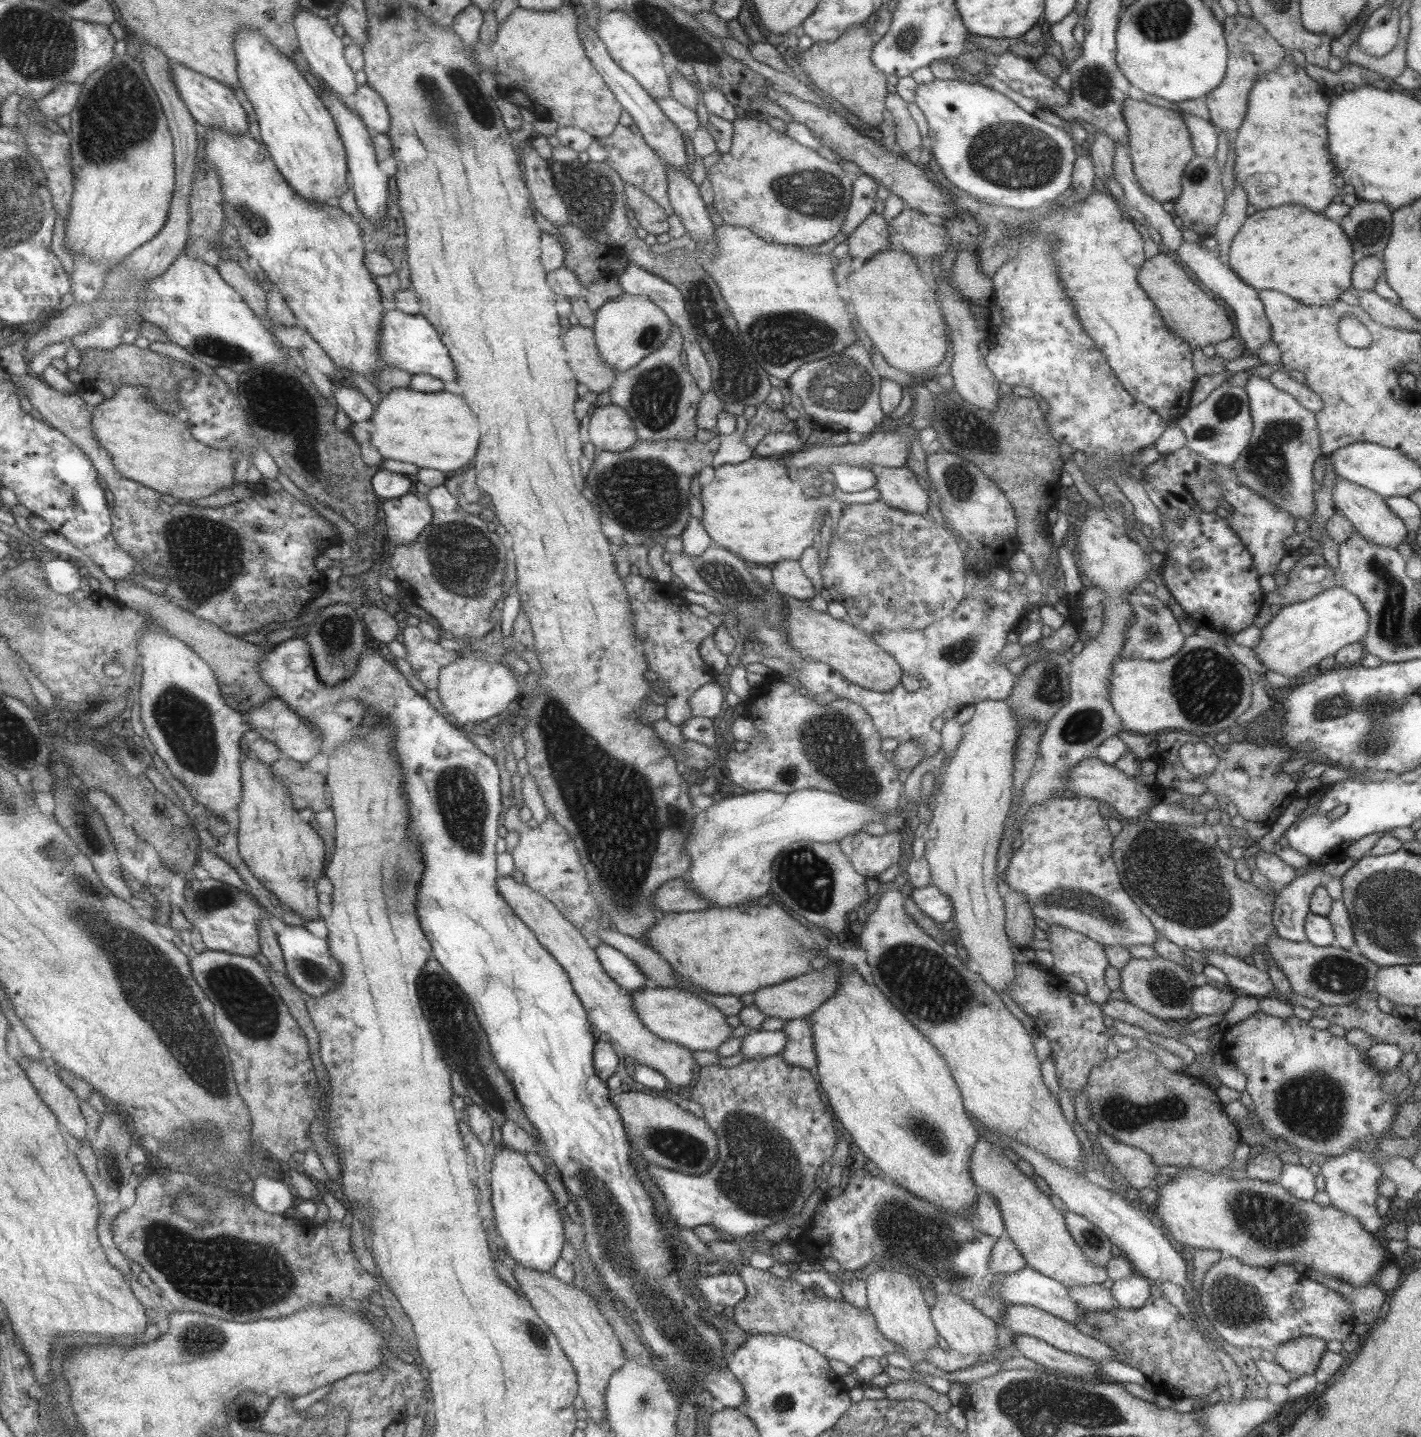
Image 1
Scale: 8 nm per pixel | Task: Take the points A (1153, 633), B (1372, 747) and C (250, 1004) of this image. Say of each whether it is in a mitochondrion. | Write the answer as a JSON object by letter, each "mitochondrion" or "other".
{"A":"mitochondrion","B":"mitochondrion","C":"mitochondrion"}

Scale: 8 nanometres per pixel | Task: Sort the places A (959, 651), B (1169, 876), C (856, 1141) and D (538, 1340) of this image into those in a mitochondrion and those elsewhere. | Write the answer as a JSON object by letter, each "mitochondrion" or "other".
{"A":"mitochondrion","B":"mitochondrion","C":"other","D":"mitochondrion"}

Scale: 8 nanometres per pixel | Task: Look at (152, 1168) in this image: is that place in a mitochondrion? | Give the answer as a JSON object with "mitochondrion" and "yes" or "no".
{"mitochondrion":"no"}

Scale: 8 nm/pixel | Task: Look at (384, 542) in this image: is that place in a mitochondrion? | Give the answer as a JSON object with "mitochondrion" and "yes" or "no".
{"mitochondrion":"no"}

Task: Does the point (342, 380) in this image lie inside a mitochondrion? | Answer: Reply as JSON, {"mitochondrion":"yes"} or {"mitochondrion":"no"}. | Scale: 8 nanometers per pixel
{"mitochondrion":"no"}

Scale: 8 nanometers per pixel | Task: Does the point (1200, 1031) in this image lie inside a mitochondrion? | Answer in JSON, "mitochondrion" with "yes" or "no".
{"mitochondrion":"no"}

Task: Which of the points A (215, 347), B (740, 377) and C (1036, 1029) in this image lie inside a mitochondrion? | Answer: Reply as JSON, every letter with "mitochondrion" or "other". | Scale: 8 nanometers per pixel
{"A":"mitochondrion","B":"mitochondrion","C":"other"}

